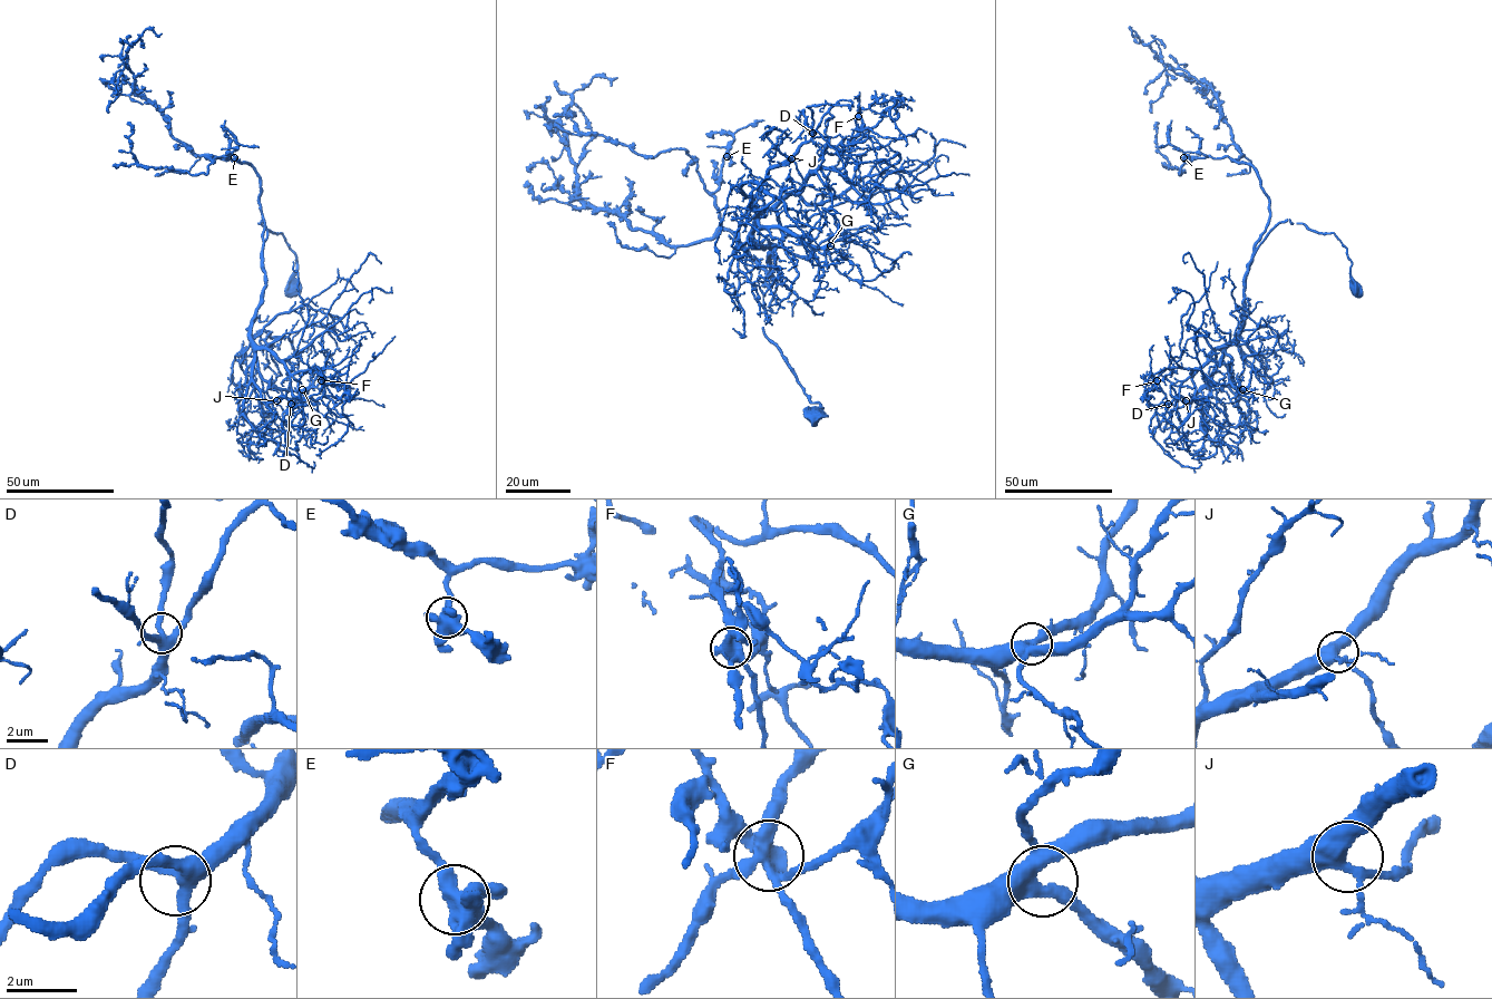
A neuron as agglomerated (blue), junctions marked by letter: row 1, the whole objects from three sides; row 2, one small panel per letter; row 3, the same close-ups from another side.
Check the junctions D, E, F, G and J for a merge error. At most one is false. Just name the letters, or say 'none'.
F

